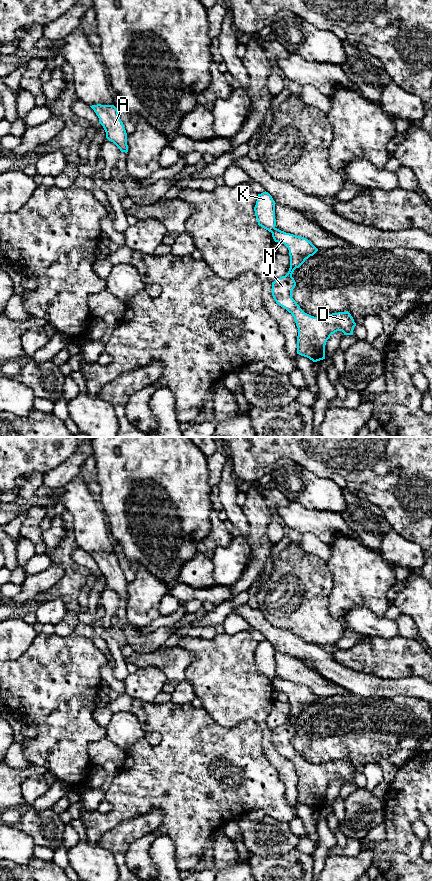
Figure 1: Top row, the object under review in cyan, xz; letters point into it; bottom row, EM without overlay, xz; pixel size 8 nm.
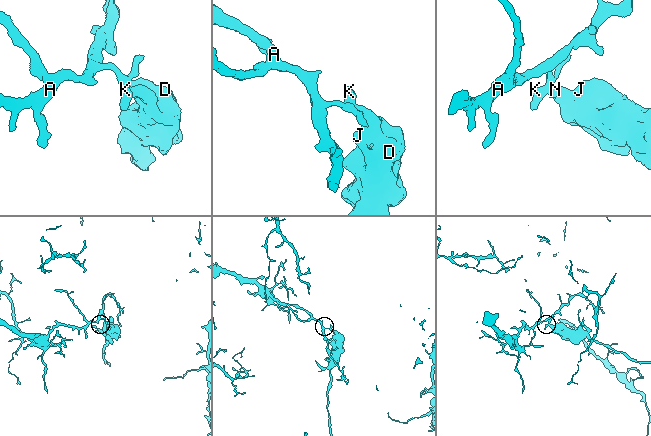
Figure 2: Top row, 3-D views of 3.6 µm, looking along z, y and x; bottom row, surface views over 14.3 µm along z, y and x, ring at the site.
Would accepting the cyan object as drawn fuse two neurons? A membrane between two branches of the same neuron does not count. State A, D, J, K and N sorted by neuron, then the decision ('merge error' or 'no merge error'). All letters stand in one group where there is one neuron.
groups A K / D J N; merge error

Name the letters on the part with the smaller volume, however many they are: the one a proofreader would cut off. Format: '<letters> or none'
D, J, N

